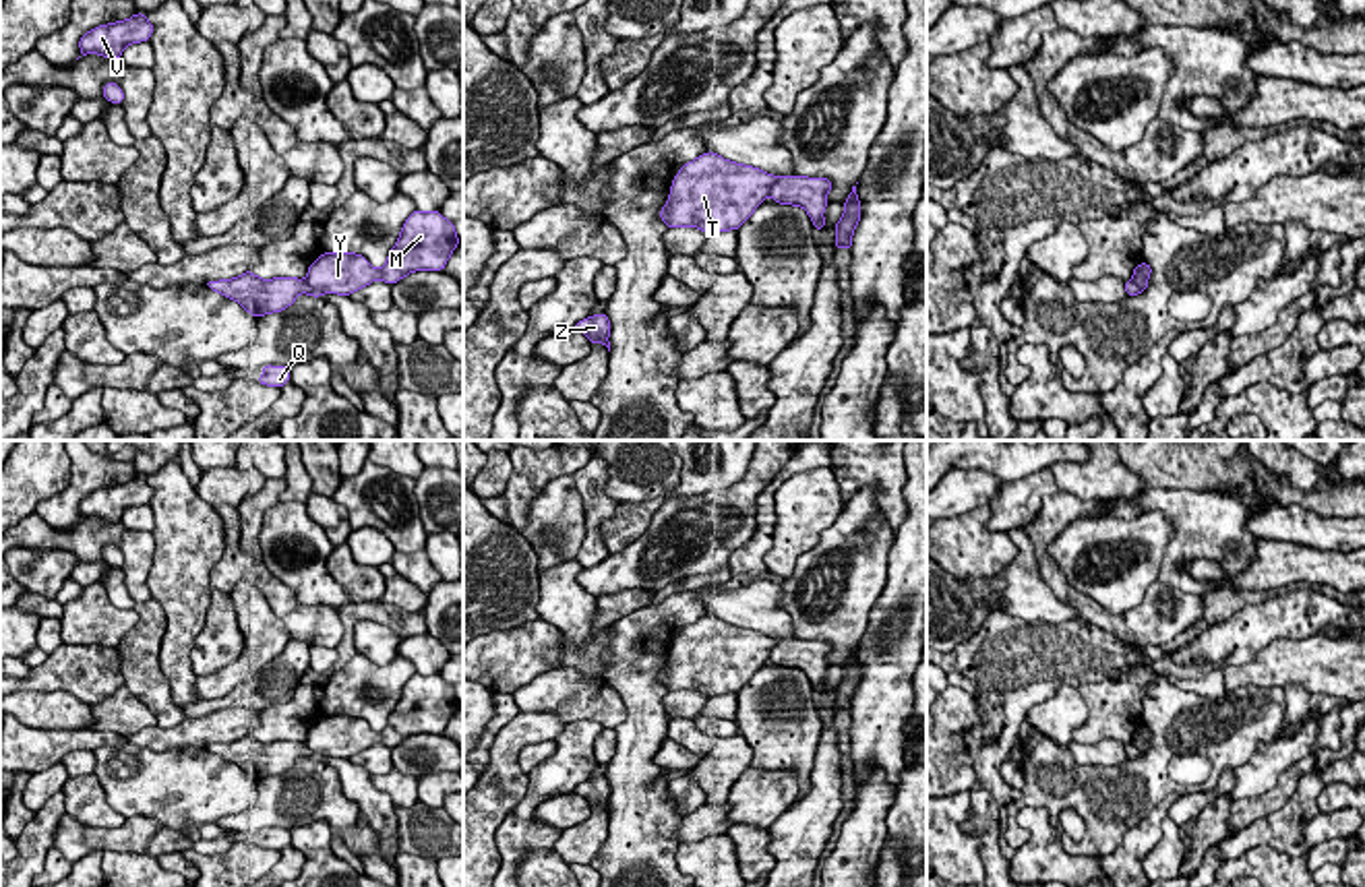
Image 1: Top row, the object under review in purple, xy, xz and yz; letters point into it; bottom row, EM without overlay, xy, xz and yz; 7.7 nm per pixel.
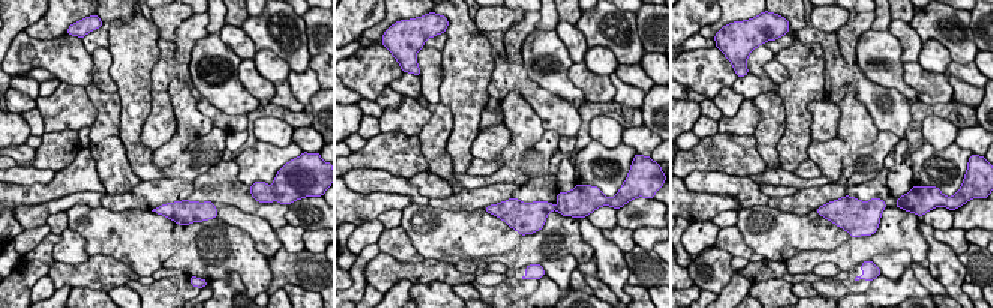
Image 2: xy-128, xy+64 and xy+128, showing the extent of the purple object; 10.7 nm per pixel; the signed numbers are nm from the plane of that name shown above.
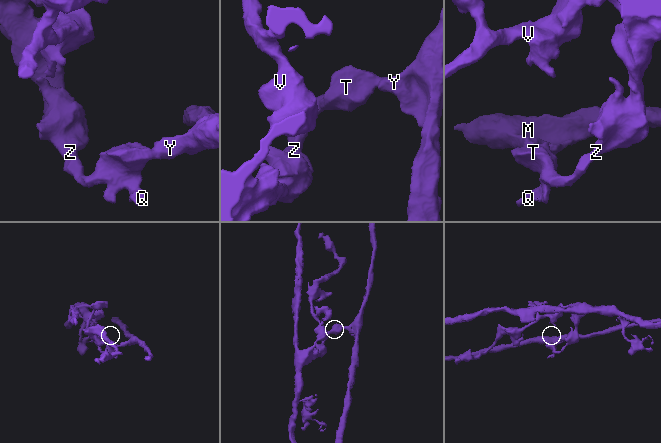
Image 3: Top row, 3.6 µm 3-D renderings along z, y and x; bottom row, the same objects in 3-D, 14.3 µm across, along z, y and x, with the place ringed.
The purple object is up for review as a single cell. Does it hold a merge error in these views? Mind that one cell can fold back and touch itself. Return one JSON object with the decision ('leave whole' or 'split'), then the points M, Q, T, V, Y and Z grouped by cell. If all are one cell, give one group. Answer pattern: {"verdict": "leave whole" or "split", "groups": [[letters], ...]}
{"verdict": "split", "groups": [["M", "Y"], ["Q", "T", "V", "Z"]]}

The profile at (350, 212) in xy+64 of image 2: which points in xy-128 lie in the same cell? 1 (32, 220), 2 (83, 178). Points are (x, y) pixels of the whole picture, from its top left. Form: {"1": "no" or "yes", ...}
{"1": "yes", "2": "no"}

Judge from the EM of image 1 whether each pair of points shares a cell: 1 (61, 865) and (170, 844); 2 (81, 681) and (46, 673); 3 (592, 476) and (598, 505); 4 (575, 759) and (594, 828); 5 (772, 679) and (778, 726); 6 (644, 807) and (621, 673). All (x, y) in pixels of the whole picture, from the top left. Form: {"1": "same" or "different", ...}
{"1": "different", "2": "same", "3": "same", "4": "different", "5": "same", "6": "same"}

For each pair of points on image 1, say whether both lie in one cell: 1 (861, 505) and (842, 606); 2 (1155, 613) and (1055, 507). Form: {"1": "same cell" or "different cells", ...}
{"1": "same cell", "2": "same cell"}

